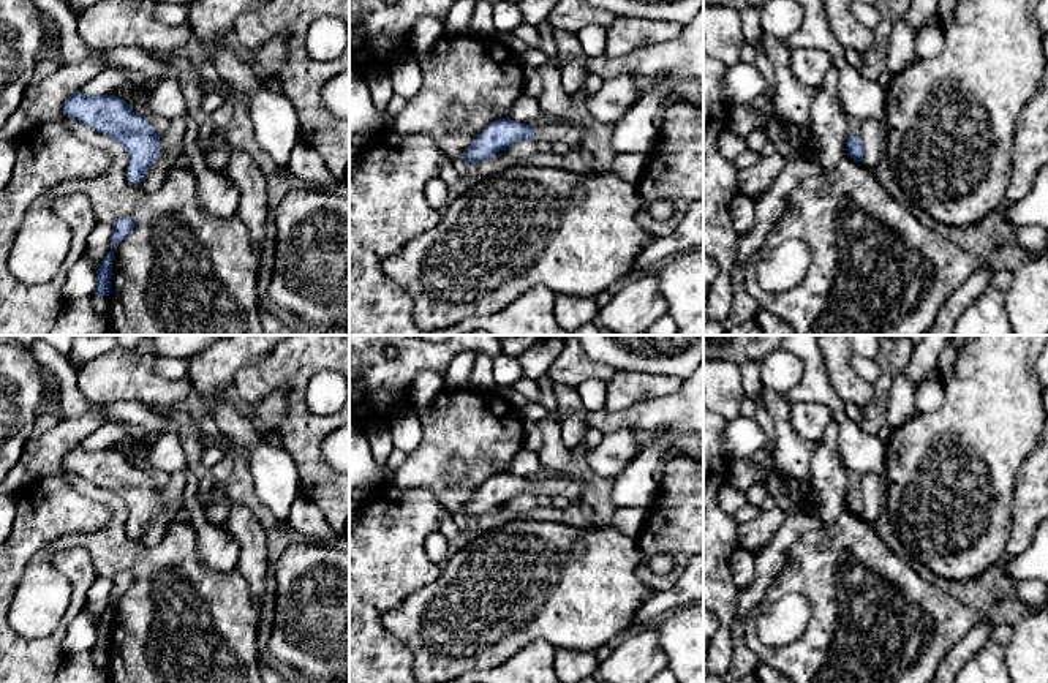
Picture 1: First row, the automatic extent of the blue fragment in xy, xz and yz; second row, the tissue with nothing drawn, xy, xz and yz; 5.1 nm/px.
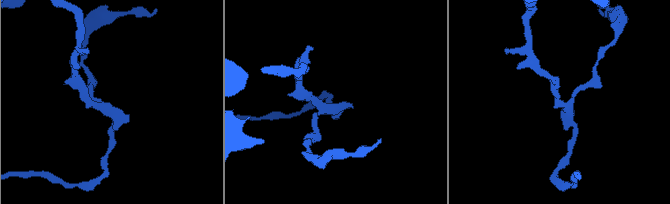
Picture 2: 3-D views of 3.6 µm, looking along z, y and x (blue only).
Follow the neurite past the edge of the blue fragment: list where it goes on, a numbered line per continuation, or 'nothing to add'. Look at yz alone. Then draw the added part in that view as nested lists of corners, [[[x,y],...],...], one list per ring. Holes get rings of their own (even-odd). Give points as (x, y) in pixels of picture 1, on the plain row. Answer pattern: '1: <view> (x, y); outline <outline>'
nothing to add

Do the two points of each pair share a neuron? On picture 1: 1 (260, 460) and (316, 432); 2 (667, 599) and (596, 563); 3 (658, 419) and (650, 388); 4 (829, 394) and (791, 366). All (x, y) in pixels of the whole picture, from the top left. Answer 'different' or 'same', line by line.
1: different
2: different
3: different
4: different

